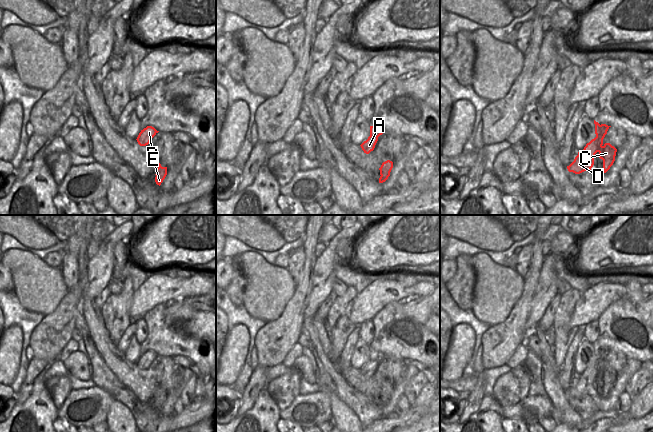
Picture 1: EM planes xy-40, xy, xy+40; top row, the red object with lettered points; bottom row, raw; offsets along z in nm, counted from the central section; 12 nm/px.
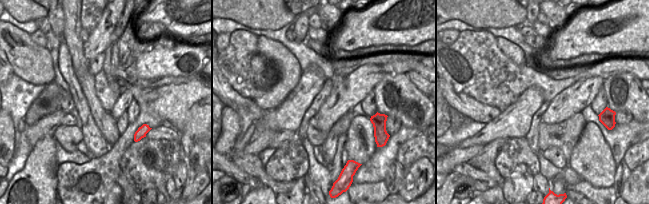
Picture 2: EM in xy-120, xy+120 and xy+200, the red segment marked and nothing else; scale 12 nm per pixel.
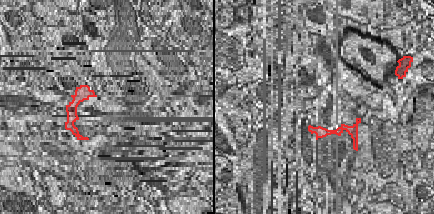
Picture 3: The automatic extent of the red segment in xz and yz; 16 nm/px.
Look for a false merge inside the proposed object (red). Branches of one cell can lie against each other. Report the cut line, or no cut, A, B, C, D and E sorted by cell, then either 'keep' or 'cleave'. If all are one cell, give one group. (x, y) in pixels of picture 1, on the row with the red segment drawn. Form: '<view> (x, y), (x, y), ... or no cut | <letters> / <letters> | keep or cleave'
xy+40 (601, 125), (597, 151) | A B D / C E | cleave

